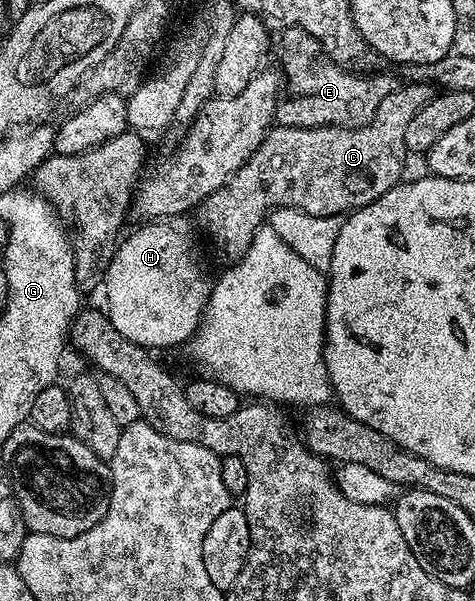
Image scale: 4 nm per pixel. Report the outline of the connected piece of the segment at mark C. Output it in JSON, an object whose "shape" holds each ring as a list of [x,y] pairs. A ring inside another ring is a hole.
{"shape":[[[403,82],[393,94],[389,94],[389,98],[381,101],[375,116],[359,128],[338,128],[332,124],[320,128],[279,124],[268,128],[259,149],[216,192],[206,196],[197,205],[198,231],[202,235],[204,232],[228,256],[228,261],[234,262],[240,256],[246,256],[253,242],[253,234],[258,228],[264,227],[265,221],[276,209],[295,208],[307,215],[342,217],[381,198],[381,194],[404,179],[403,159],[409,156],[405,146],[405,126],[409,126],[413,114],[417,114],[421,106],[431,101],[432,95],[430,84]]]}

